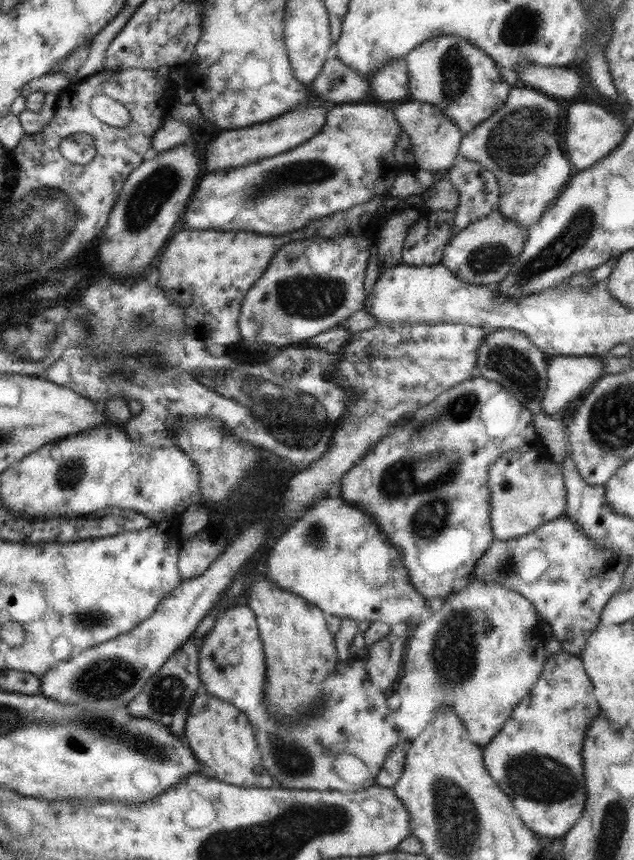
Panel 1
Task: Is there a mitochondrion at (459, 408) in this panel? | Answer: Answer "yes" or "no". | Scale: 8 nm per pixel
yes

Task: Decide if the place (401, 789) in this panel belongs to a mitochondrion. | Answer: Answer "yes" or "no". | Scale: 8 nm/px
no

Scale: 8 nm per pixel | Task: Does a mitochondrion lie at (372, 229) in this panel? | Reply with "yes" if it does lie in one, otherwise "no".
no

